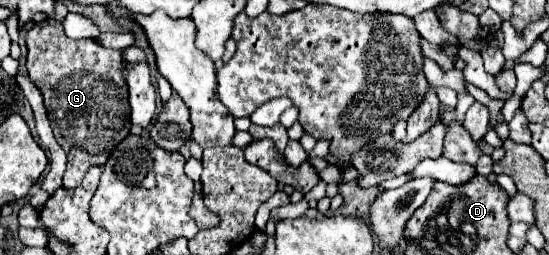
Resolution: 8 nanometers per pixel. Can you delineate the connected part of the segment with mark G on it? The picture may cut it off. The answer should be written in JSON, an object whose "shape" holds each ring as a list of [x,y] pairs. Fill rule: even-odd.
{"shape":[[[57,20],[37,22],[27,30],[27,70],[33,84],[45,98],[57,142],[67,152],[65,188],[75,188],[91,166],[103,166],[113,148],[129,136],[129,92],[125,84],[125,66],[121,50],[109,50],[93,38],[71,40]]]}

